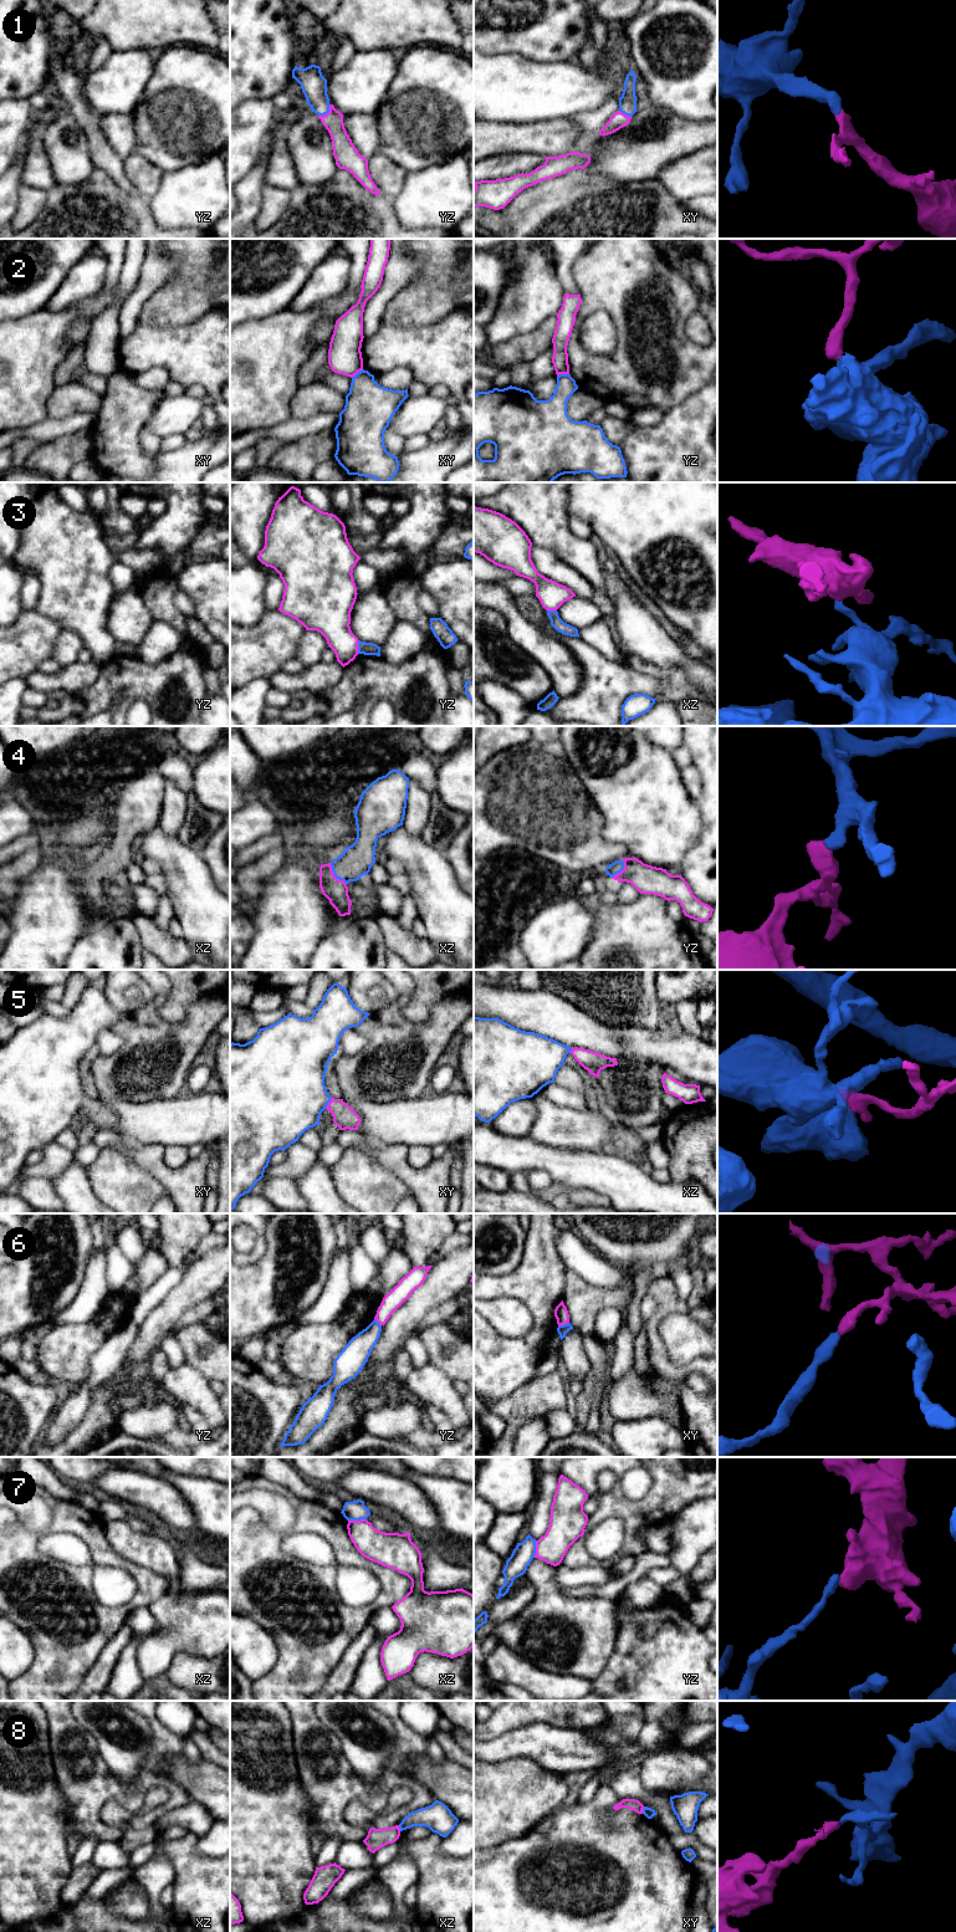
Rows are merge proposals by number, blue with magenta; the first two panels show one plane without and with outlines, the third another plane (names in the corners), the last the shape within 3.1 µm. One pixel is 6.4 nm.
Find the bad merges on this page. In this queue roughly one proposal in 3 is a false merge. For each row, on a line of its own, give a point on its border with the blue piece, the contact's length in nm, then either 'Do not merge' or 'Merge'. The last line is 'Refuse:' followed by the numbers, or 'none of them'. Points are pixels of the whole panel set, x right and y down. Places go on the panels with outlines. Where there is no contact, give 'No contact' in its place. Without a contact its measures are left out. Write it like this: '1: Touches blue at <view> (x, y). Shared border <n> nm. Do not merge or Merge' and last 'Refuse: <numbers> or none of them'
1: Touches blue at yz (326, 113). Shared border 110 nm. Merge
2: Touches blue at yz (562, 374). Shared border 80 nm. Do not merge
3: Touches blue at yz (358, 647). Shared border 90 nm. Do not merge
4: Touches blue at xz (335, 875). Shared border 180 nm. Merge
5: Touches blue at xy (328, 1102). Shared border 90 nm. Merge
6: Touches blue at xy (563, 1324). Shared border 80 nm. Do not merge
7: Touches blue at xz (357, 1519). Shared border 120 nm. Do not merge
8: Touches blue at xy (643, 1810). Shared border 50 nm. Do not merge
Refuse: 2, 3, 6, 7, 8

